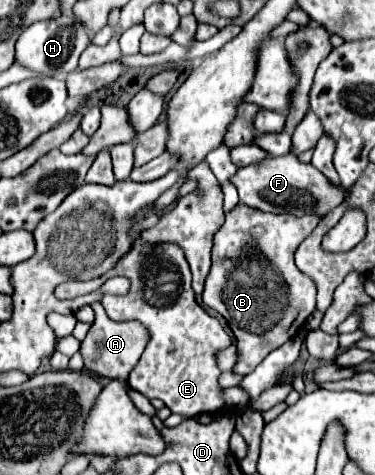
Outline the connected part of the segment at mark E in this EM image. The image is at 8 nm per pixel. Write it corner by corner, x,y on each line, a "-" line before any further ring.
138,236
132,248
118,260
118,264
106,272
102,278
78,282
70,280
56,288
56,296
76,298
88,292
98,290
108,278
126,276
130,280
130,290
124,296
102,296
102,306
108,318
116,322
140,320
152,332
152,338
138,362
138,366
130,372
128,384
142,392
146,398
160,398
174,414
196,416
202,412
218,412
224,408
224,400
220,398
218,376
220,370
216,366
214,354
232,344
232,338
224,332
220,322
210,316
194,296
190,286
192,274
190,266
184,258
184,252
178,244
150,244
142,242

